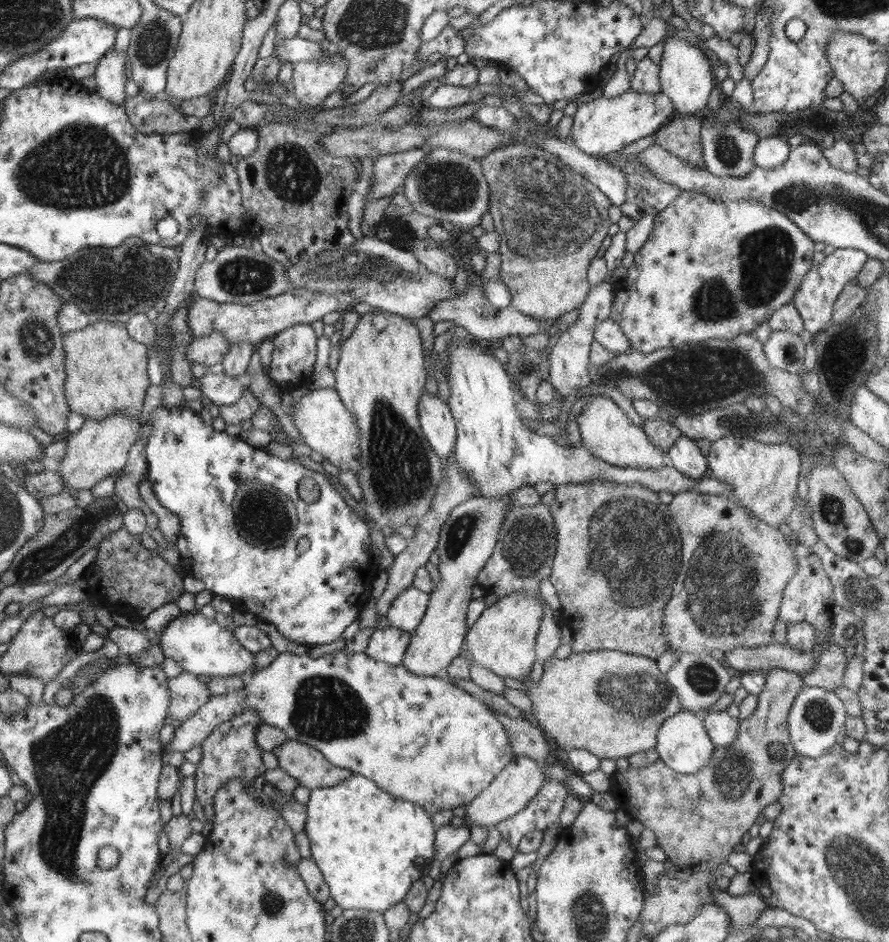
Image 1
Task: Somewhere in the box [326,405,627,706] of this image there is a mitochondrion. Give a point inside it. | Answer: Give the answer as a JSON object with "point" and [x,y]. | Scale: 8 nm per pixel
{"point":[528,545]}

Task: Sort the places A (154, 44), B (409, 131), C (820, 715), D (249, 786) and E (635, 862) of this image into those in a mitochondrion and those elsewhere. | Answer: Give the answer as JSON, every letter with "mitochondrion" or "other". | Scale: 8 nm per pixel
{"A":"mitochondrion","B":"other","C":"mitochondrion","D":"other","E":"other"}

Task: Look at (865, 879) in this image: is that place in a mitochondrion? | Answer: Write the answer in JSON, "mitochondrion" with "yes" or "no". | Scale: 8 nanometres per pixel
{"mitochondrion":"yes"}

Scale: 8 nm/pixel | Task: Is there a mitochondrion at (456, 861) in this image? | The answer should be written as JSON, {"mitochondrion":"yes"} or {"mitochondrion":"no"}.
{"mitochondrion":"no"}

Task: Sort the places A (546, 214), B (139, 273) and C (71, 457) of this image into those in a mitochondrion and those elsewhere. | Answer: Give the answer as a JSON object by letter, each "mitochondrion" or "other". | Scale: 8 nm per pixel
{"A":"mitochondrion","B":"mitochondrion","C":"other"}

